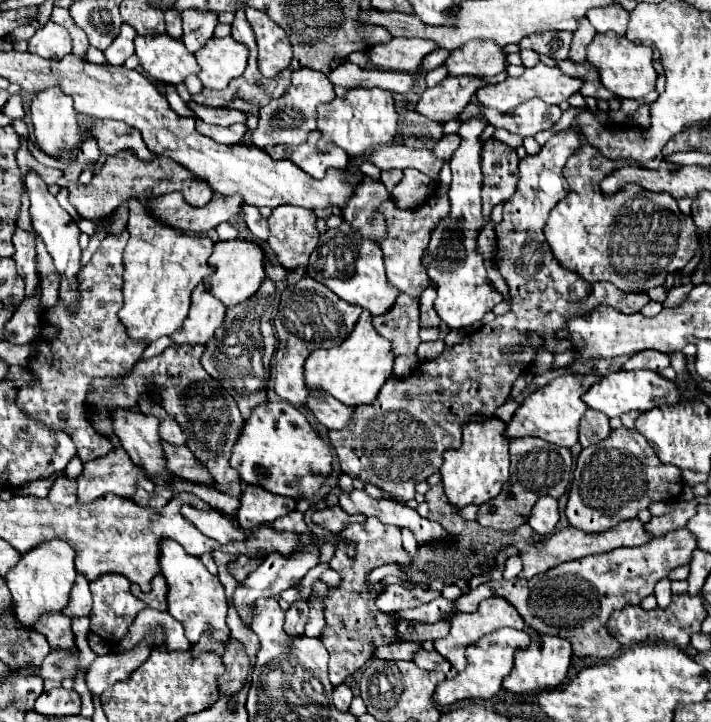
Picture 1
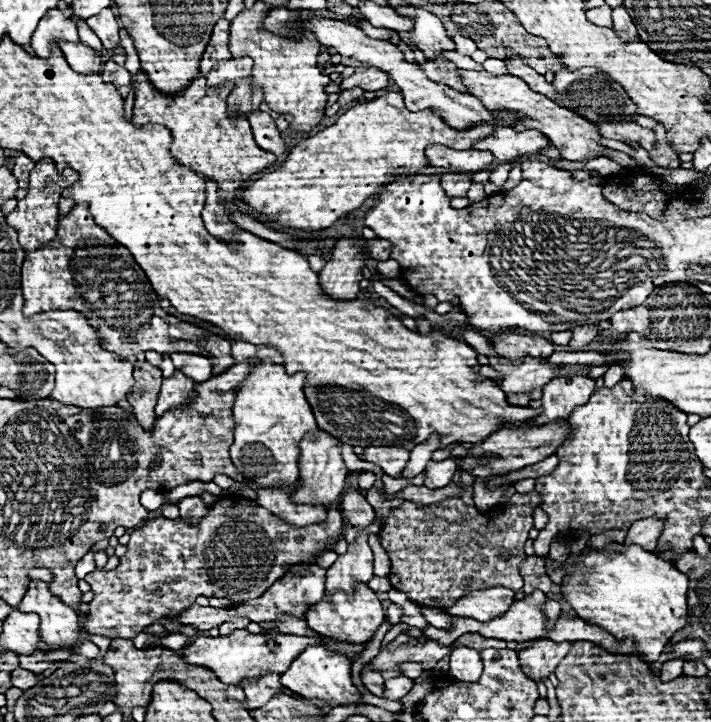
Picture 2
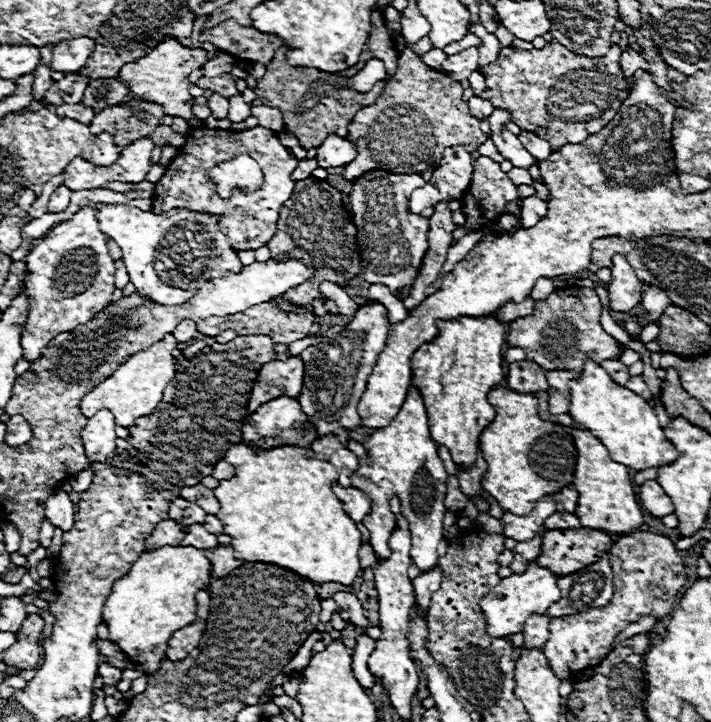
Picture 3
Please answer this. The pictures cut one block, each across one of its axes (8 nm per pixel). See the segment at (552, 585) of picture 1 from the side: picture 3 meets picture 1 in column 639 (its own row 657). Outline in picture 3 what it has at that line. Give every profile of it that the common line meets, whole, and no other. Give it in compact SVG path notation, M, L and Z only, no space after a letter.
M636 530L630 536L618 538L608 552L614 572L614 596L608 606L580 612L574 616L552 618L550 638L544 644L544 654L550 668L560 680L574 682L574 674L594 668L610 652L614 638L632 622L654 614L662 618L672 612L678 590L686 584L686 570L670 538Z

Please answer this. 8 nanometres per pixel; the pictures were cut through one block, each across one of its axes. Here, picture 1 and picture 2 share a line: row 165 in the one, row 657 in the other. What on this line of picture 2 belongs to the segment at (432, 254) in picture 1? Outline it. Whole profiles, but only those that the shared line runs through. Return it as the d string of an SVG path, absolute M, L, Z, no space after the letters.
M454 648L450 654L448 676L460 682L476 682L482 674L482 660L478 650L472 648Z

